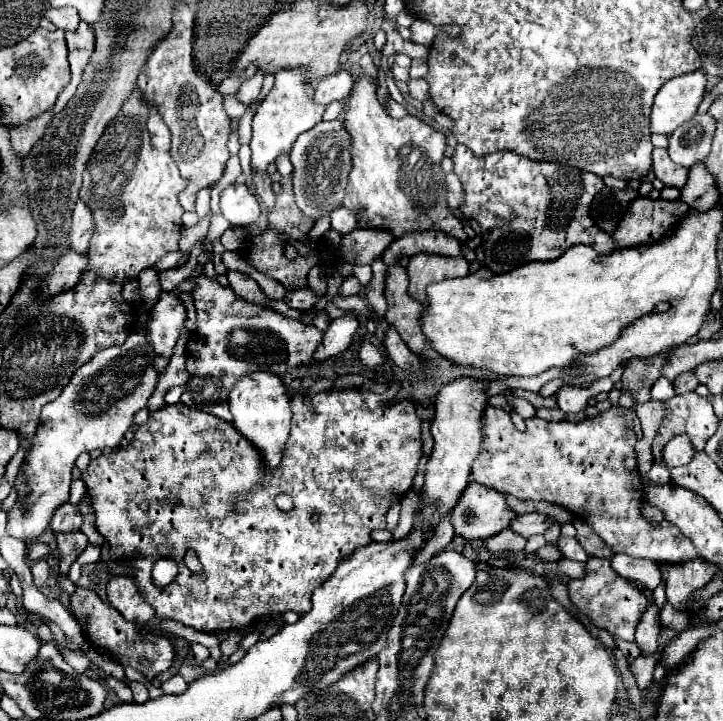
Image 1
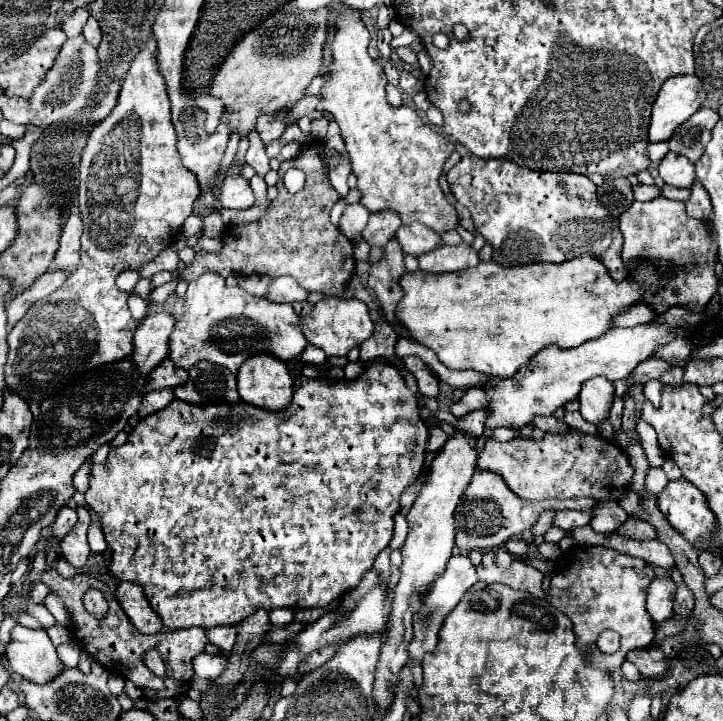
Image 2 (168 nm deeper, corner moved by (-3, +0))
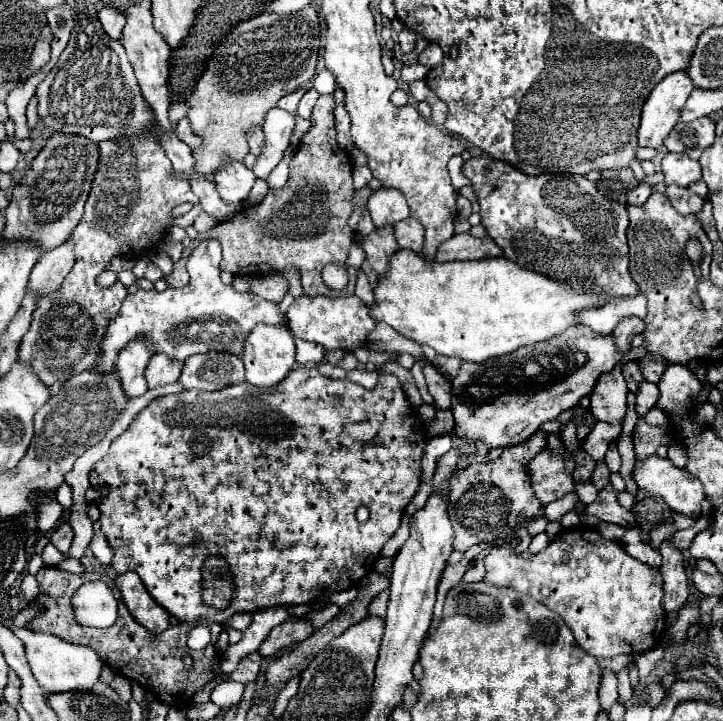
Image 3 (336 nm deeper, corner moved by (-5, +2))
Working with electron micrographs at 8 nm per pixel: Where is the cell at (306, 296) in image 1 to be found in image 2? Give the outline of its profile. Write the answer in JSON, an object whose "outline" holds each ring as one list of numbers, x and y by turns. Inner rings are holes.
{"outline":[[281,276,281,278,275,278,275,282,269,286,267,290,267,298,273,300,273,302,287,302,287,304,293,304,293,302,305,302,309,296,307,290,303,290,293,278,289,276]]}

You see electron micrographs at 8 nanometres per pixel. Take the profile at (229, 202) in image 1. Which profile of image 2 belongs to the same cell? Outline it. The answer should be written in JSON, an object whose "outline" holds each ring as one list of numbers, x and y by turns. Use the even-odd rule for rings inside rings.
{"outline":[[243,176,225,178,225,182,221,184,221,204,223,204,223,208,245,210,245,208,251,208,253,202,255,202,255,198,253,198,251,186]]}

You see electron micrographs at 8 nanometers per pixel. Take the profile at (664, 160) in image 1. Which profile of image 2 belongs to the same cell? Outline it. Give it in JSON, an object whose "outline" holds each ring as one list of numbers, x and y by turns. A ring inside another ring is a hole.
{"outline":[[667,152,667,156,659,164,659,174,669,186,689,188,695,180,695,166,681,154]]}

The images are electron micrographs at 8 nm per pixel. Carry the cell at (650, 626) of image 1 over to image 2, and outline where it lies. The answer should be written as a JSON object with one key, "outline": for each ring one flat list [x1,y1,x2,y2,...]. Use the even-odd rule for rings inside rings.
{"outline":[[655,578,647,592,647,612,653,624,667,620,673,612,675,582,671,578]]}

